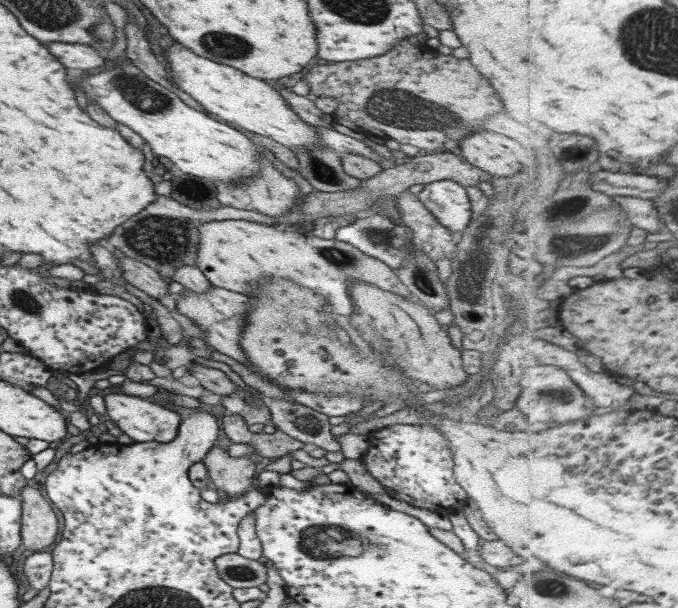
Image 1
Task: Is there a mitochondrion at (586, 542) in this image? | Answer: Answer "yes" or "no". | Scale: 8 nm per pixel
no

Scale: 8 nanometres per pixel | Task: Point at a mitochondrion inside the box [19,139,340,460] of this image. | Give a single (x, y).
(165, 240)

